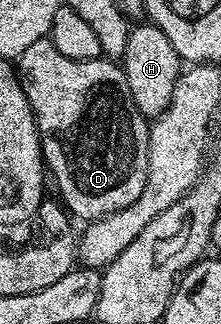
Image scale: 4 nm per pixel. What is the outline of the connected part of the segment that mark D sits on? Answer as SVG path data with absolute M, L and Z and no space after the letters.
M45 39L22 51L18 59L18 76L36 117L40 152L44 155L47 172L60 188L58 197L65 210L73 218L95 219L130 207L130 203L142 195L142 187L146 187L150 121L138 111L123 68L112 59L70 59L56 49L52 40Z

